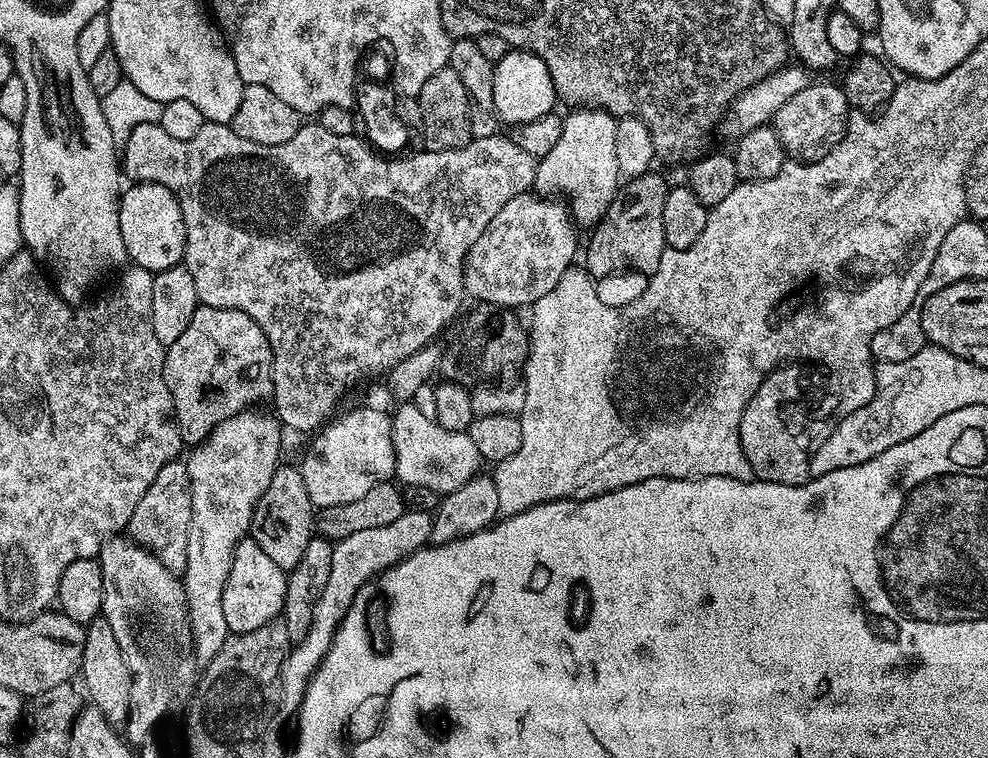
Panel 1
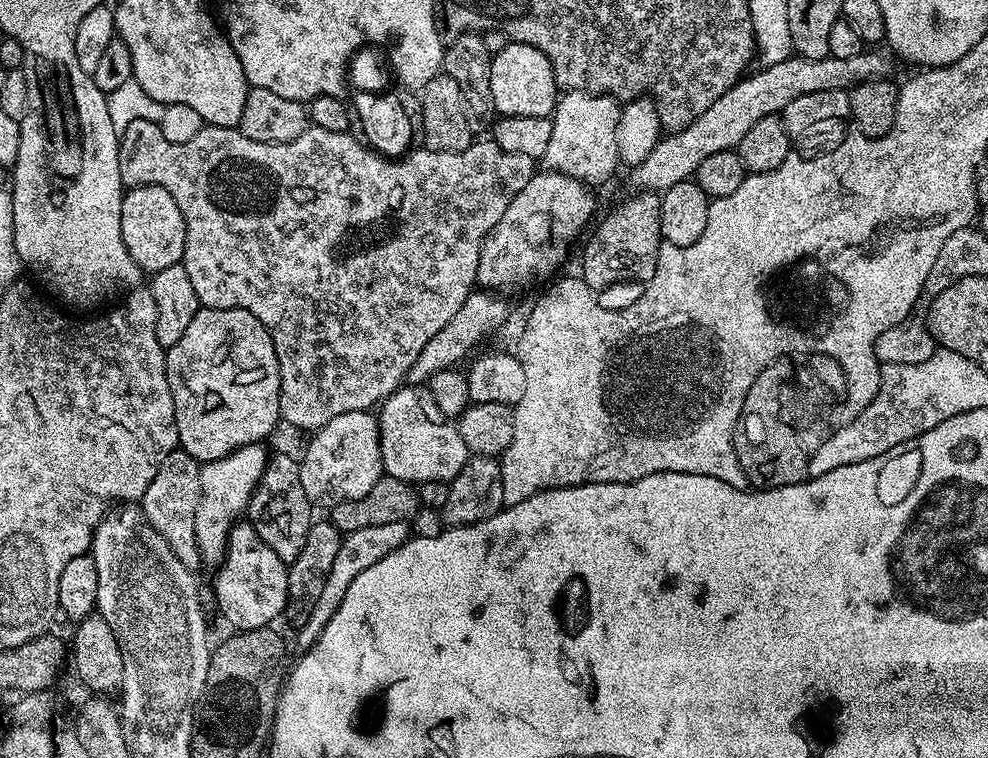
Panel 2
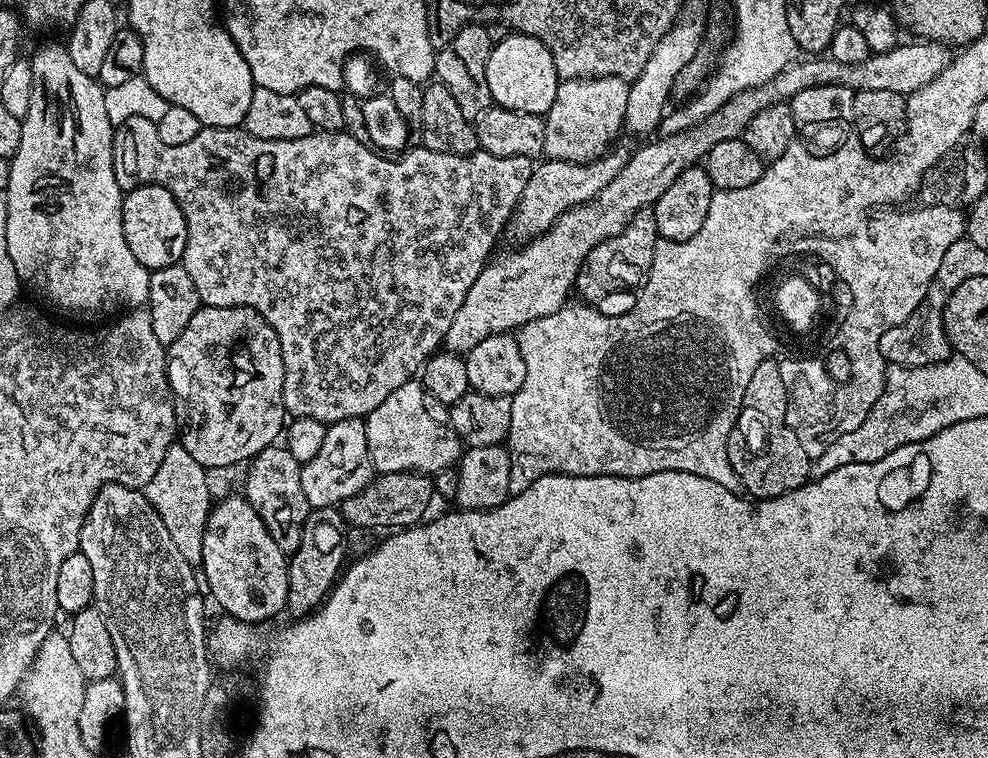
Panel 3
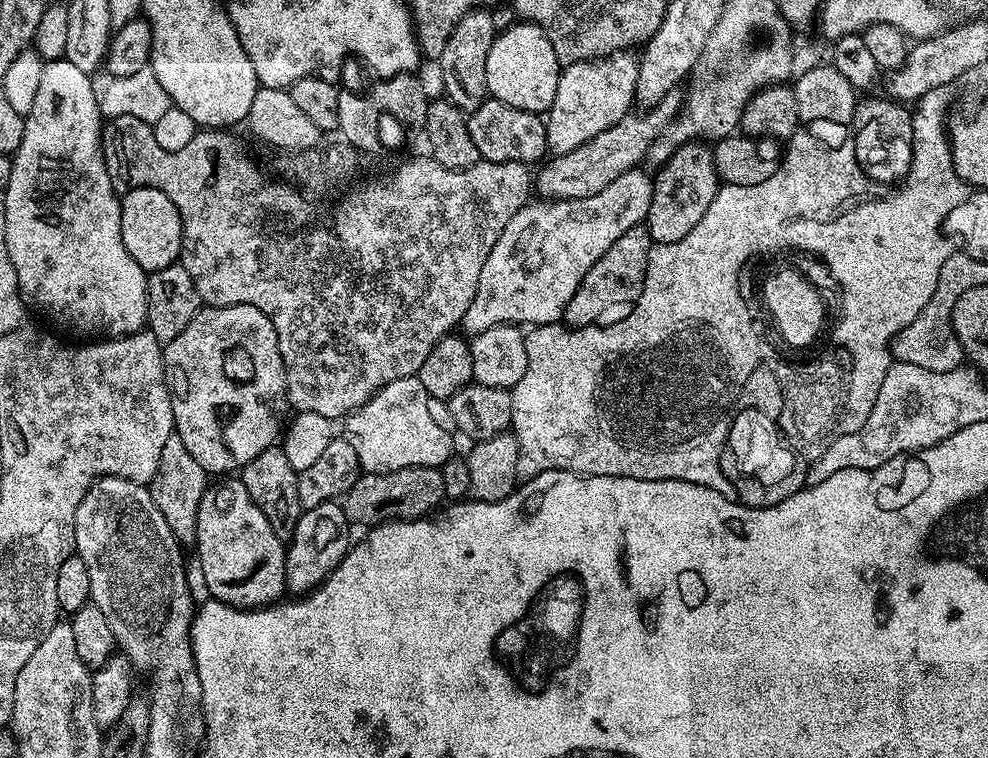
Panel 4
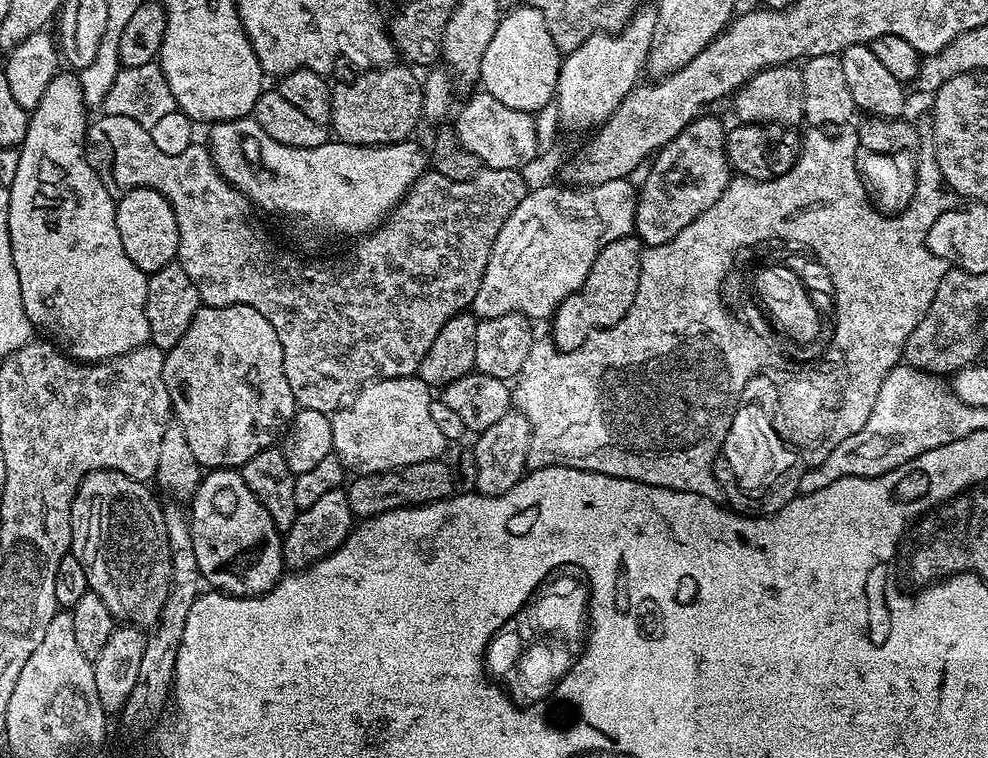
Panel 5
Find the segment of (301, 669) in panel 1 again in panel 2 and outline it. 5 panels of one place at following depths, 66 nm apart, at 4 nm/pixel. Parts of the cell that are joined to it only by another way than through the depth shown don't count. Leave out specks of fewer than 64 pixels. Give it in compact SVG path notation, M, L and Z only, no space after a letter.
M406 520L389 522L383 526L366 526L366 530L354 530L341 539L338 558L334 558L334 567L330 569L330 574L326 574L326 586L318 597L318 603L315 604L314 611L311 612L307 622L295 633L296 644L300 650L307 650L320 637L326 622L330 622L330 618L334 618L338 606L342 606L342 598L346 594L346 590L350 590L350 582L354 582L354 578L358 578L358 574L362 574L362 570L366 570L366 566L374 566L374 562L378 562L378 558L386 558L386 554L398 550L398 546L402 546L409 540L408 527L410 524Z

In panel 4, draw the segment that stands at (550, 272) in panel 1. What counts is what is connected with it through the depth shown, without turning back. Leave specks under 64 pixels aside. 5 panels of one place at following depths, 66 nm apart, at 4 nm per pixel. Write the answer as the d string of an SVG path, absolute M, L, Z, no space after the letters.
M672 91L647 110L629 111L628 115L614 122L614 126L602 130L602 134L590 138L590 142L578 146L578 150L553 155L553 160L545 159L542 164L544 169L537 171L534 176L535 191L547 201L590 198L598 194L598 190L610 186L614 178L622 178L622 174L637 167L647 157L654 138L658 138L660 131L676 117L681 107L681 93Z

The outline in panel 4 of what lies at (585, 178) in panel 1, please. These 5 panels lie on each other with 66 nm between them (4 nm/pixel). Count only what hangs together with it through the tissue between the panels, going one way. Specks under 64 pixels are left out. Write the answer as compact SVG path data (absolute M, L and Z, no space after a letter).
M631 51L615 52L613 56L606 56L599 60L579 60L577 64L567 65L561 71L558 82L558 94L554 94L552 107L546 113L546 127L548 129L548 146L553 153L578 150L590 138L602 134L614 122L618 122L628 115L636 98L636 83L638 82L638 60Z

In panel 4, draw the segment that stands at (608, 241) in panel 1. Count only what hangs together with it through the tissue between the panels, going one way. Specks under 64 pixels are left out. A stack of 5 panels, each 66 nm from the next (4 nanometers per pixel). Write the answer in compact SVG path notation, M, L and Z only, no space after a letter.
M647 227L626 230L626 234L622 234L622 238L618 238L618 242L614 242L614 246L610 246L610 250L606 250L606 254L602 254L594 266L590 266L586 278L582 278L574 298L564 311L564 320L573 328L585 328L595 325L607 308L612 308L615 304L628 306L635 302L644 285L652 246Z

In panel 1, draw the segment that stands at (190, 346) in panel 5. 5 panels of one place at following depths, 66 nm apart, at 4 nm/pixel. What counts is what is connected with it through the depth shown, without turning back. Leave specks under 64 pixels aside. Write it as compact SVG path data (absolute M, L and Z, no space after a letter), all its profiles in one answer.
M200 304L190 318L190 326L182 330L178 342L167 345L164 354L164 377L172 395L172 411L180 428L183 443L201 444L219 424L251 409L255 400L267 401L272 394L272 351L266 334L246 314L233 308L215 308Z

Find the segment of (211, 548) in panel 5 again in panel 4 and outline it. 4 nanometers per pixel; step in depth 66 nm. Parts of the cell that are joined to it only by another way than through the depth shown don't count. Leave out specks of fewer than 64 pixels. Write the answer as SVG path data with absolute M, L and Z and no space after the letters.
M228 478L217 488L209 487L198 508L194 549L200 555L207 595L235 608L267 608L285 595L285 541L274 534L266 514L258 510L243 479Z

